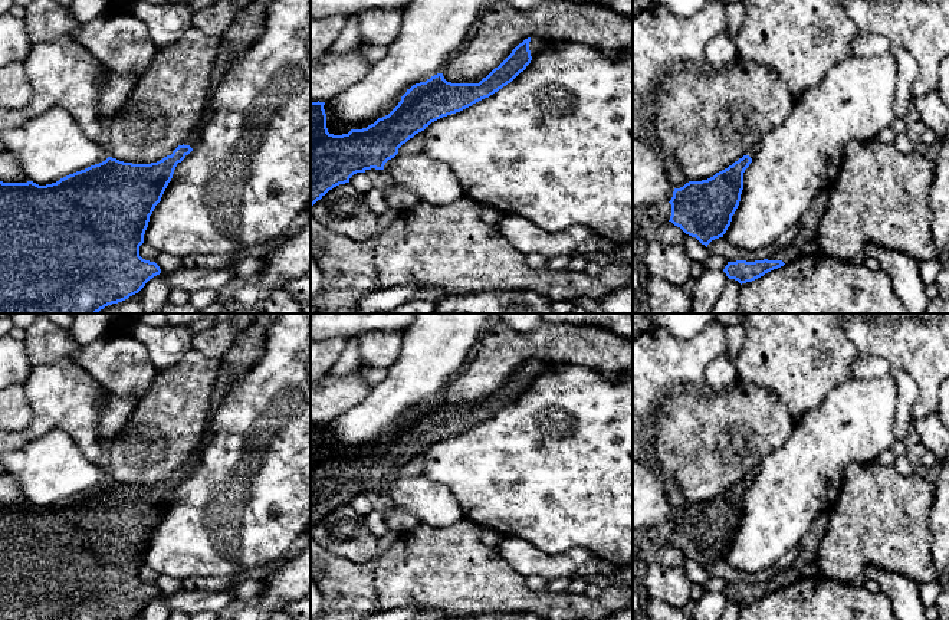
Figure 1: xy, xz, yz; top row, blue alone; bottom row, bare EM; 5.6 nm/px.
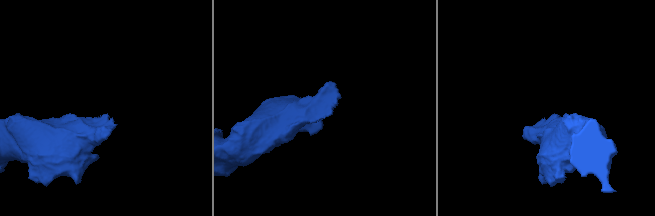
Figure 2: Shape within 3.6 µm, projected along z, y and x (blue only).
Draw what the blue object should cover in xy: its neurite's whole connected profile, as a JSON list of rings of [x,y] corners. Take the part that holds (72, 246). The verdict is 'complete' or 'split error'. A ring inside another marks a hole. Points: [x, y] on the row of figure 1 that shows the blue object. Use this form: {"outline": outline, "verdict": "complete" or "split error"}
{"outline": [[[203,122],[183,145],[151,164],[108,157],[46,186],[0,181],[0,314],[98,314],[160,275],[155,262],[139,256],[139,246],[177,164],[201,132]]], "verdict": "split error"}

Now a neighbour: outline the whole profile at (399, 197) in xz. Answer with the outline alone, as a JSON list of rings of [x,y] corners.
[[[395,183],[388,184],[388,188],[384,191],[384,199],[390,207],[398,211],[408,210],[421,201],[416,193]]]

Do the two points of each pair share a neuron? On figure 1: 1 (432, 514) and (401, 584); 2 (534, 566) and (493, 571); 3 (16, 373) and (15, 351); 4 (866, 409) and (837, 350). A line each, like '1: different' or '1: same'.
1: different
2: different
3: same
4: different

